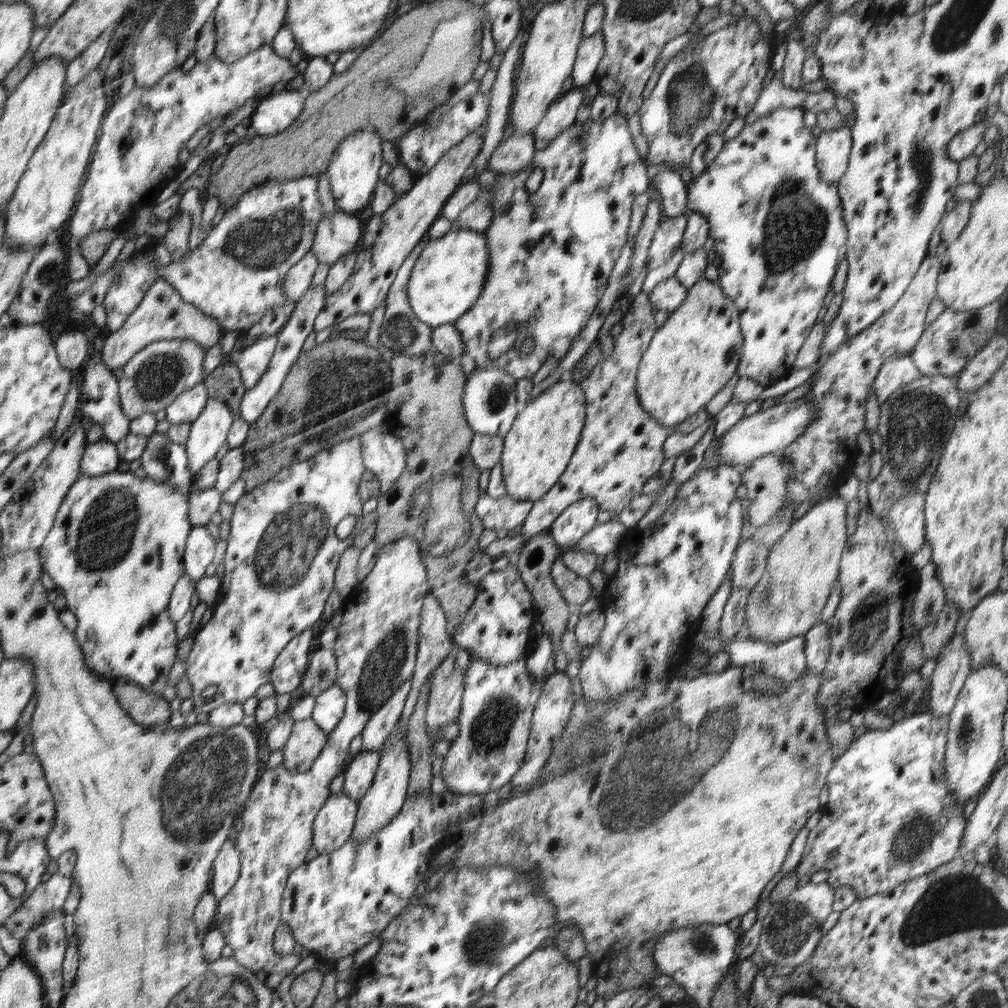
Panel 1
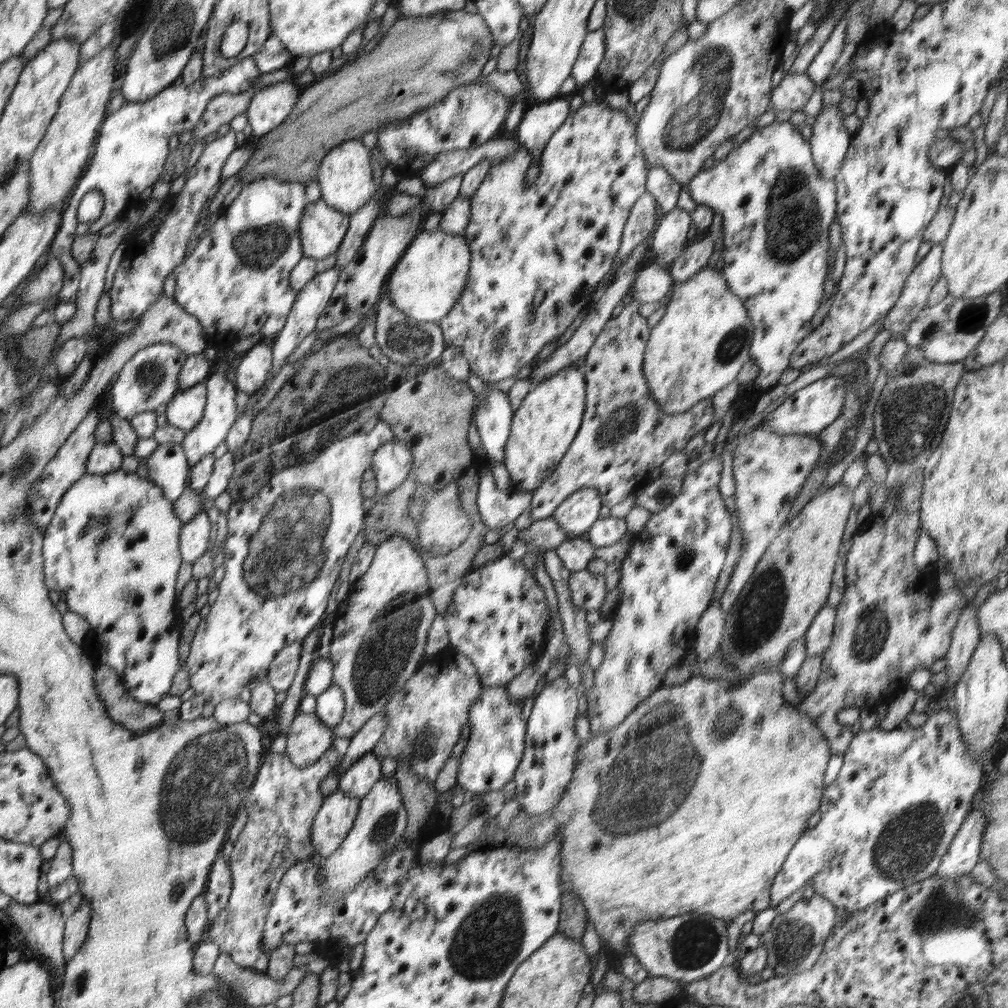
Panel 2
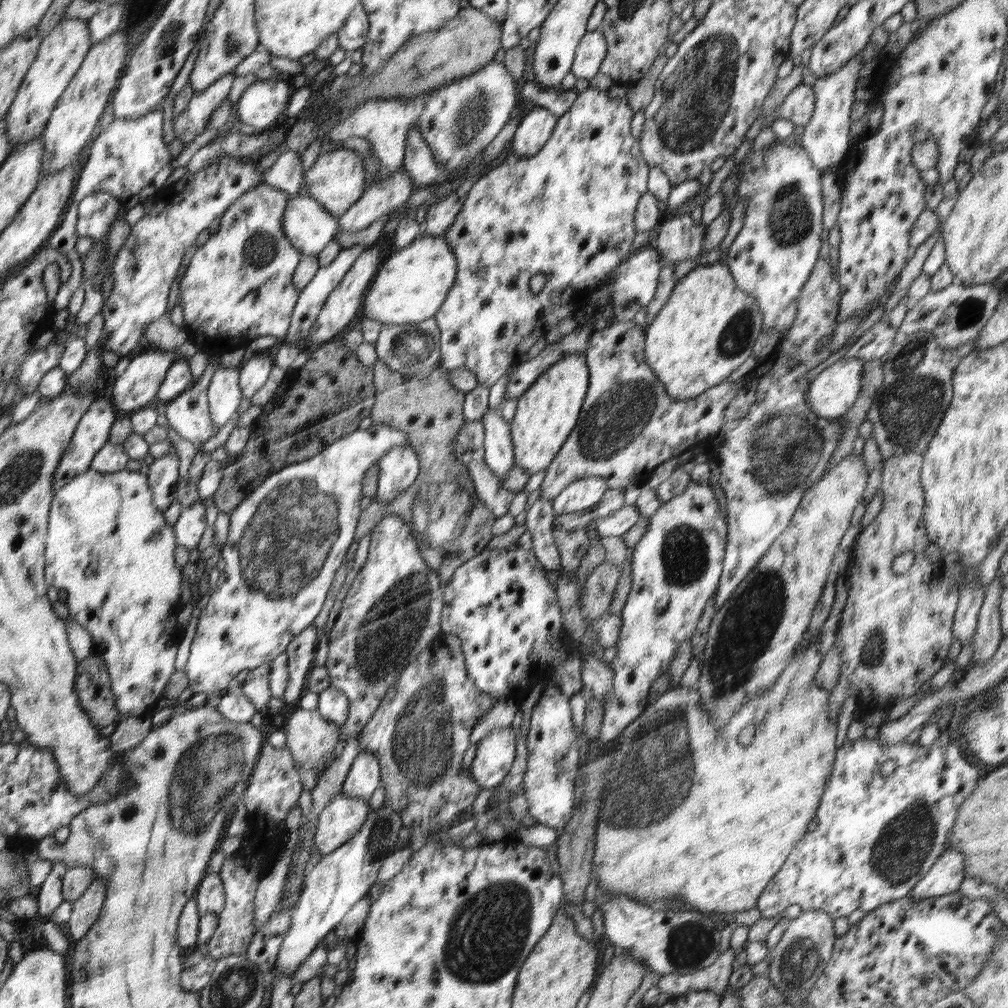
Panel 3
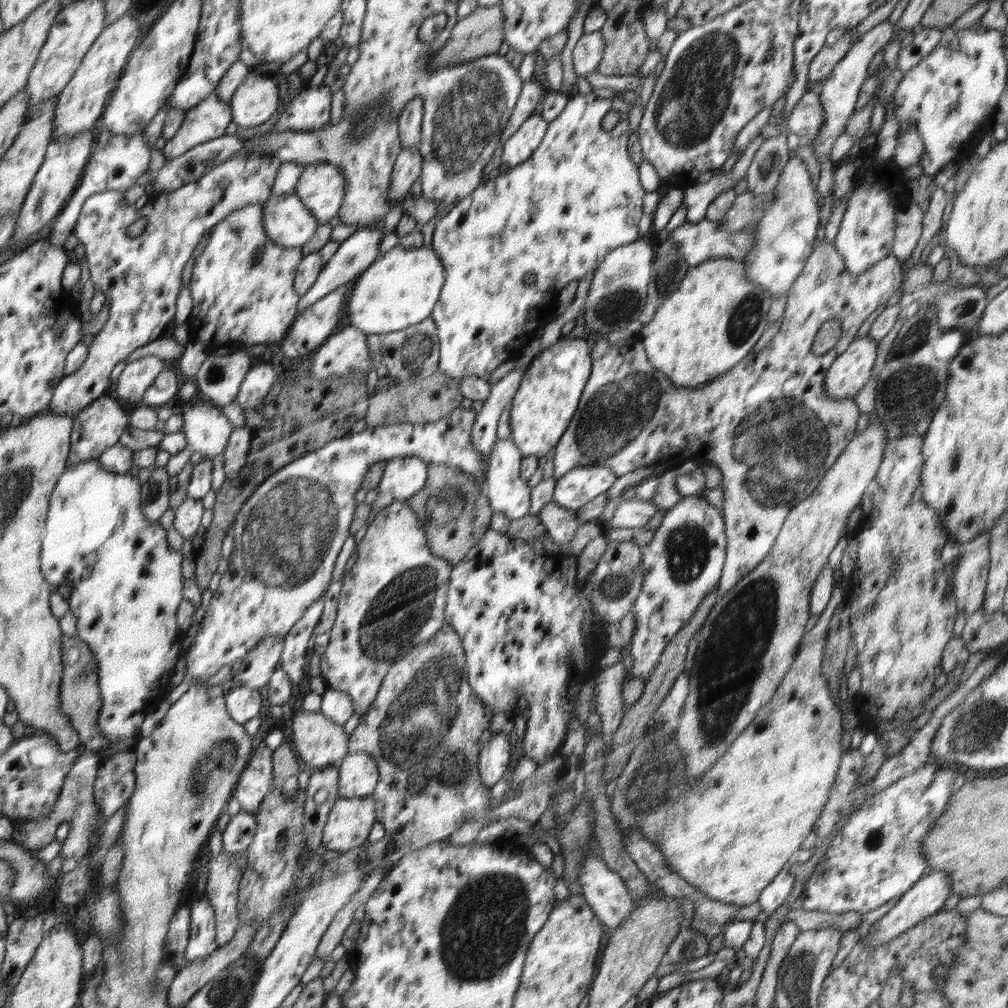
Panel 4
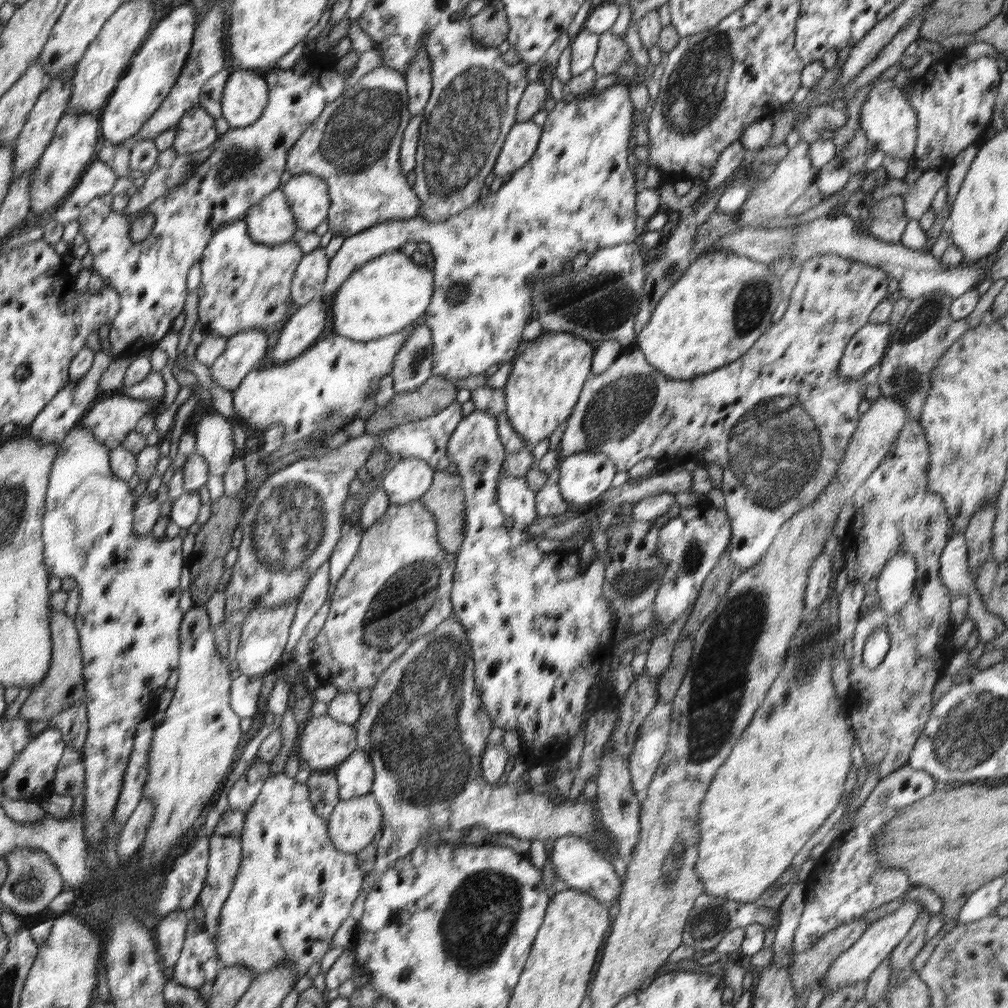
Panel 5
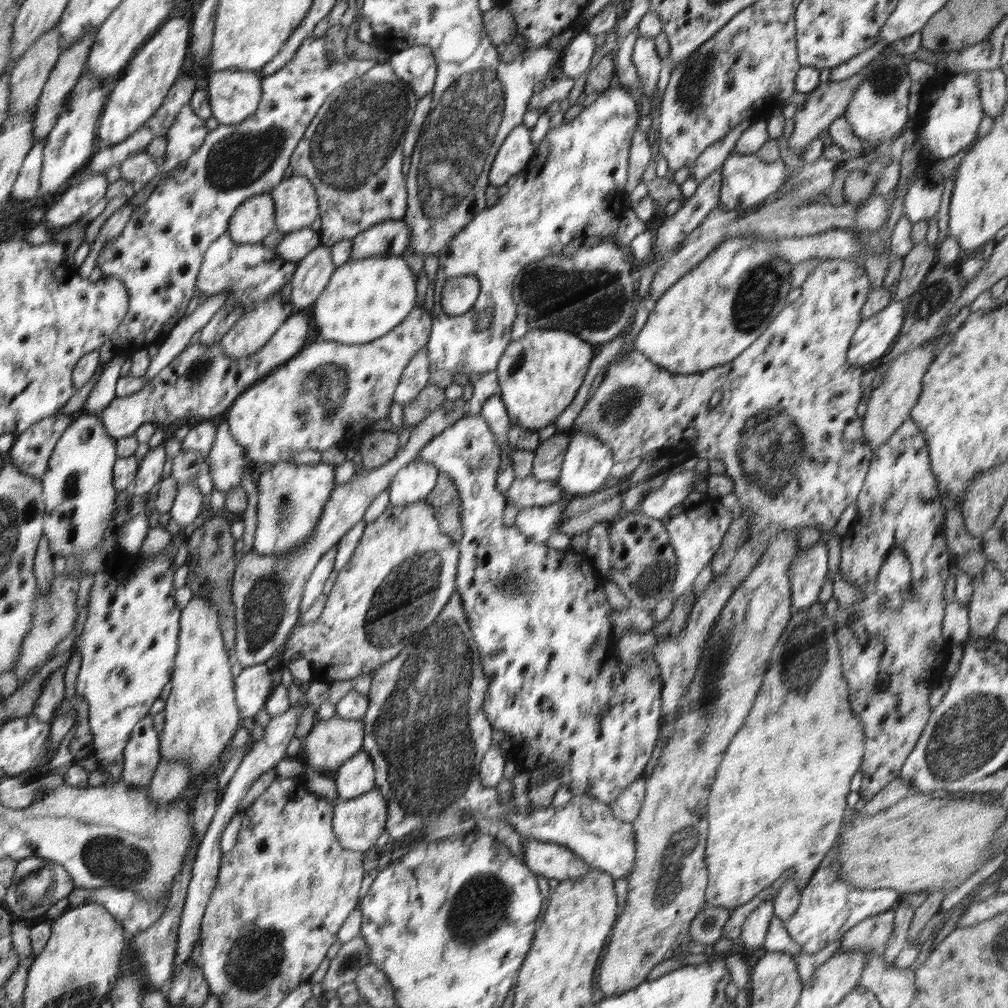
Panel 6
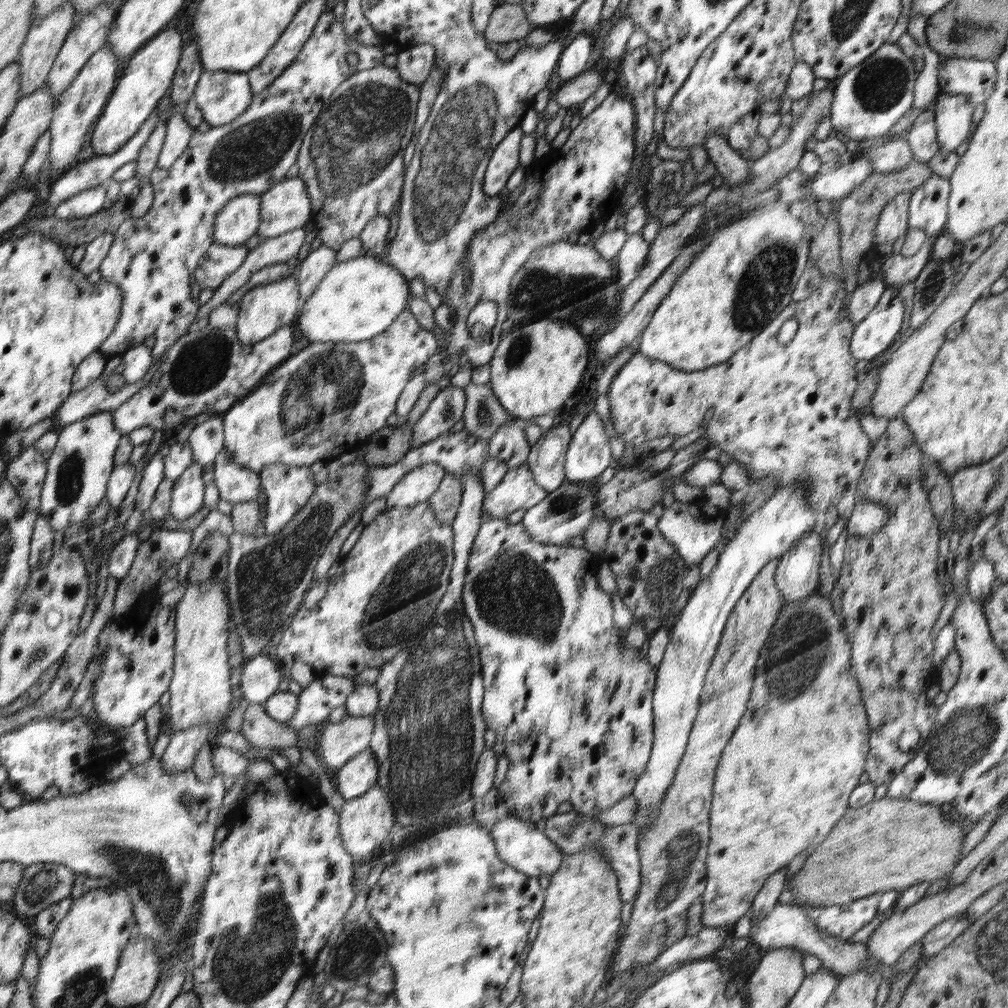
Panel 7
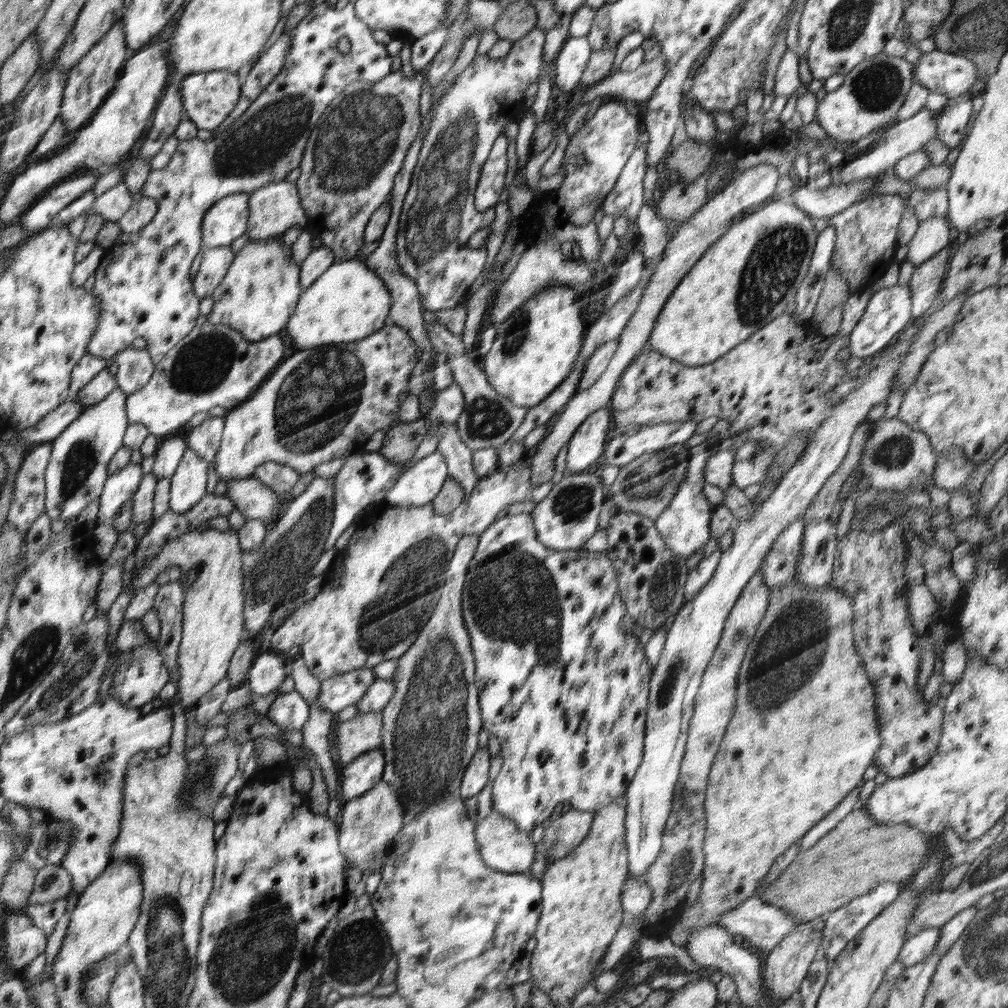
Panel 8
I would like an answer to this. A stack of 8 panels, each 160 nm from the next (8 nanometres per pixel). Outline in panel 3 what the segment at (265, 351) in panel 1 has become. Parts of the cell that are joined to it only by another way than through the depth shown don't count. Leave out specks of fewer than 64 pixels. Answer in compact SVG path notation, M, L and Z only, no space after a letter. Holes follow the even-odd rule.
M261 182L228 208L217 232L207 235L192 256L179 291L175 293L175 301L183 308L183 328L189 339L209 357L212 353L222 354L245 347L259 336L276 336L279 340L287 336L300 295L300 290L294 285L295 268L303 259L302 253L283 232L283 216L289 203L286 192ZM261 353L251 357L242 367L239 366L239 384L243 388L244 399L252 399L252 396L264 386L273 366L275 361Z

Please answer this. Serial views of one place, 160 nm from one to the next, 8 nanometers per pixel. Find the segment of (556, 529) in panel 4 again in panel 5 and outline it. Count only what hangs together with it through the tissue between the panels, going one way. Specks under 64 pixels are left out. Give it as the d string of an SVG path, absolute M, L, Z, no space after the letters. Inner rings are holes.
M555 469L548 475L545 486L535 493L535 509L538 517L561 515L573 508L560 494L559 476L559 470Z

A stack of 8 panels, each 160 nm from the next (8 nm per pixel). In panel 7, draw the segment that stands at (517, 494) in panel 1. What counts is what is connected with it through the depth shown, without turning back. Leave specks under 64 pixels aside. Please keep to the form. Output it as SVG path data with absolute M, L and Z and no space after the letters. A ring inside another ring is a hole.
M536 319L530 323L516 324L502 337L489 362L491 368L488 384L505 412L518 420L529 421L548 412L561 409L582 380L582 373L592 356L591 343L574 325L558 319Z

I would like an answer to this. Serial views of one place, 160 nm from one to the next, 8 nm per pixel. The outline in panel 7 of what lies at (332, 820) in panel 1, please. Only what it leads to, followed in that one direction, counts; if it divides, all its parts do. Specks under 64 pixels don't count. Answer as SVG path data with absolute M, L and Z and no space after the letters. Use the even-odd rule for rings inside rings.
M378 785L373 786L362 796L346 800L339 815L339 832L348 853L356 858L357 863L374 860L378 848L387 840L387 836L395 823L394 811L388 793Z

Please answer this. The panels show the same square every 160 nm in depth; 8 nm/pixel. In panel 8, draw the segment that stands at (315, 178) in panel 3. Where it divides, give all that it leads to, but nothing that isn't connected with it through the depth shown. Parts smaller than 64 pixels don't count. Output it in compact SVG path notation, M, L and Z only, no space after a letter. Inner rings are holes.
M285 179L280 182L268 183L266 187L249 193L251 215L248 216L247 235L251 241L261 241L280 237L291 226L299 224L305 227L307 223L307 210L303 208L303 202L299 197L299 187L296 182L288 182Z

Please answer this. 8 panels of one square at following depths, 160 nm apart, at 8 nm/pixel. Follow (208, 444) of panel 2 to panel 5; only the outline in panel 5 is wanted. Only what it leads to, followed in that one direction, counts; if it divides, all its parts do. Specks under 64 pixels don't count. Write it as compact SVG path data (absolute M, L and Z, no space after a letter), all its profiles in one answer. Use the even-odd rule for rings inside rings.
M258 327L228 337L224 352L209 366L212 367L212 380L226 390L236 390L268 351L268 338Z

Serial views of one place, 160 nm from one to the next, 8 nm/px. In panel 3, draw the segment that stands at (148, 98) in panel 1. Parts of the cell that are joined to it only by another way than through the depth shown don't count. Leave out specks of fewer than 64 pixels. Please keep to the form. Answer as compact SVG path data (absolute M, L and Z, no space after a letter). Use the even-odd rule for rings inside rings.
M232 72L231 74L216 80L210 87L205 88L204 91L194 92L194 96L190 99L186 110L180 114L173 115L175 137L178 138L184 146L188 146L198 134L202 134L202 132L207 129L207 124L211 119L212 113L217 108L220 108L222 101L227 98L229 90L232 88L232 82L234 82L235 79L236 75ZM159 104L155 110L151 110L142 117L115 118L107 128L99 131L88 148L87 167L83 168L83 174L80 175L79 183L76 184L72 203L68 207L67 214L64 215L63 222L60 223L59 230L48 239L50 248L64 253L72 265L71 278L61 283L54 298L56 310L67 308L73 292L82 285L84 257L78 254L75 249L78 237L76 228L78 226L80 202L88 195L98 191L109 192L114 198L123 202L126 198L138 194L144 186L148 186L152 182L156 172L160 172L166 166L166 162L164 162L166 158L162 154L162 150L164 150L164 144L162 144L162 111L162 105Z

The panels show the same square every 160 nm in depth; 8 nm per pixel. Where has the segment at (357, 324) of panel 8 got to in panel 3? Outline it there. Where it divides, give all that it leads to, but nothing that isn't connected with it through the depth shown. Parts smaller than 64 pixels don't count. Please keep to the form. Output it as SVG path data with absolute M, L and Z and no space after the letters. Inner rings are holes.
M423 233L417 236L406 248L391 250L389 256L378 269L367 293L365 294L360 315L372 320L379 320L382 324L420 323L433 317L444 302L448 291L452 288L456 278L457 262L450 245L438 235Z

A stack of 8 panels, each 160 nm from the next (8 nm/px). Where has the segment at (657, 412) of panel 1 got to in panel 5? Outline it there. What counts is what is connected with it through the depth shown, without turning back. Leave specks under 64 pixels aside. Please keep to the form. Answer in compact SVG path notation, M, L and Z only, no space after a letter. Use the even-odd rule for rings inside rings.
M710 251L692 261L685 273L662 295L648 322L635 338L645 359L674 380L690 380L738 360L772 324L773 312L783 299L780 277L770 265L747 256Z

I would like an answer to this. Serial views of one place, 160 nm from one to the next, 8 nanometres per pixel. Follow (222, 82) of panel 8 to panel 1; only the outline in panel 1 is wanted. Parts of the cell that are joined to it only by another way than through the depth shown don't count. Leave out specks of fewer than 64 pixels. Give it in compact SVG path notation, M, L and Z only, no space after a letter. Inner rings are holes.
M282 89L260 100L250 116L250 126L258 136L271 137L279 132L290 130L298 121L306 103L308 90Z

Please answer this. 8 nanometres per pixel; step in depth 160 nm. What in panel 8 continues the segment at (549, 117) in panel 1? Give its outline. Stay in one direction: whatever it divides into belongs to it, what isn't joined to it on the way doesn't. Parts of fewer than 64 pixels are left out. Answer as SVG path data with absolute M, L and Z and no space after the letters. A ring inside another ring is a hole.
M500 135L494 141L490 154L481 168L474 195L474 207L478 212L491 210L498 202L500 192L504 189L504 177L508 172L506 168L509 146L509 138Z

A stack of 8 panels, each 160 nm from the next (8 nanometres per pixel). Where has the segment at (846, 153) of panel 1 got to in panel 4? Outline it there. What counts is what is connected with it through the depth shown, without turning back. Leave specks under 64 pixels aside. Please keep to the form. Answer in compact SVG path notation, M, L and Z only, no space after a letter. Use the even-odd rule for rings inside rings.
M886 19L864 33L858 38L856 44L849 48L848 52L846 52L846 56L833 68L832 73L823 80L819 88L819 99L825 112L825 119L822 128L818 131L815 138L813 138L812 144L814 155L818 162L820 159L823 159L824 156L830 156L832 144L834 144L838 136L845 132L846 125L855 111L854 106L856 106L860 88L862 88L864 80L868 77L870 63L874 56L876 56L878 50L884 49L884 46L891 40L894 35L893 26L894 25Z

